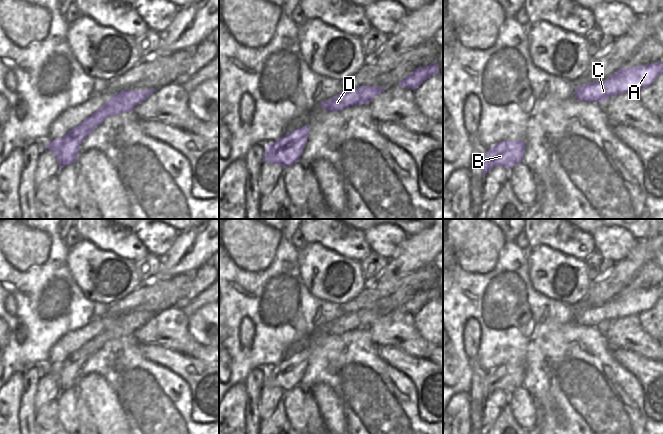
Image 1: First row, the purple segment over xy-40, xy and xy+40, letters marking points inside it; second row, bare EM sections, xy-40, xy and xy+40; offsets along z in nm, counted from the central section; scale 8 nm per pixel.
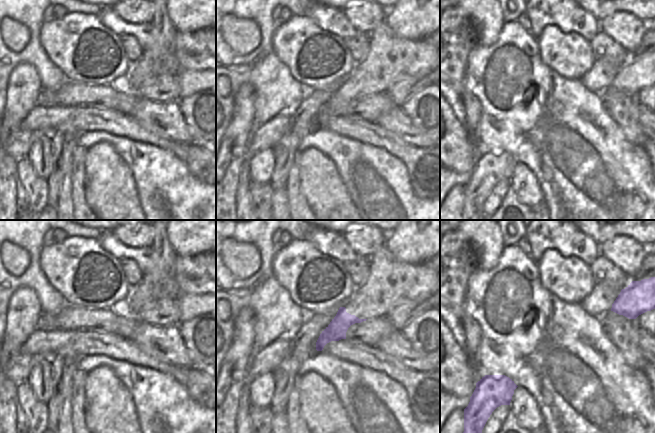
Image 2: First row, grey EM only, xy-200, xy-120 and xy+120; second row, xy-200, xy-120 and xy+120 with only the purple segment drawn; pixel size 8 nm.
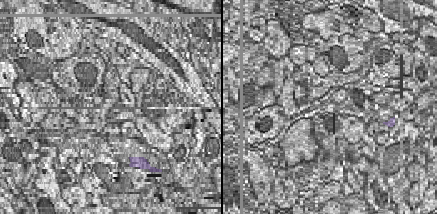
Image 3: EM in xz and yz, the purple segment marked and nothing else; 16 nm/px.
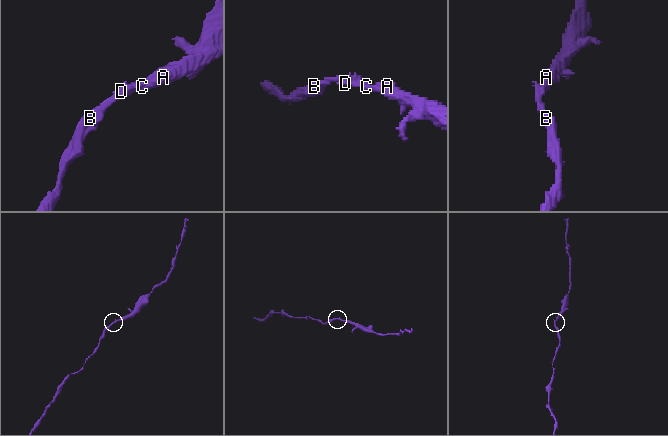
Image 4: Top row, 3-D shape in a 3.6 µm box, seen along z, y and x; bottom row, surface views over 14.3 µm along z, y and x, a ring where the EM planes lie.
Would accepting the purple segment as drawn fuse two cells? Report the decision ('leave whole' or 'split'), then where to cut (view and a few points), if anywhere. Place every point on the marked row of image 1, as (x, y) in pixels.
leave whole | no cut

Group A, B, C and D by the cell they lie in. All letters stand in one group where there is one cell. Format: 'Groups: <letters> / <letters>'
Groups: A B C D.

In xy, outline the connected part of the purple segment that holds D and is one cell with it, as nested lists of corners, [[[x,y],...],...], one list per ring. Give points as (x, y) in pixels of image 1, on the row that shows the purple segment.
[[[360,86],[350,90],[342,90],[336,96],[322,102],[320,106],[330,112],[338,112],[350,106],[368,104],[386,88],[378,86]]]

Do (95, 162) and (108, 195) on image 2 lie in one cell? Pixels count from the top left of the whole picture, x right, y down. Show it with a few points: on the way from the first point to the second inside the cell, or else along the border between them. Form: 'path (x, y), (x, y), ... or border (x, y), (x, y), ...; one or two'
path (103, 170), (108, 178), (108, 187); one

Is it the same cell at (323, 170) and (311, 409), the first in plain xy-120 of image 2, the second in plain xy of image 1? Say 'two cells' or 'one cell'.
two cells

